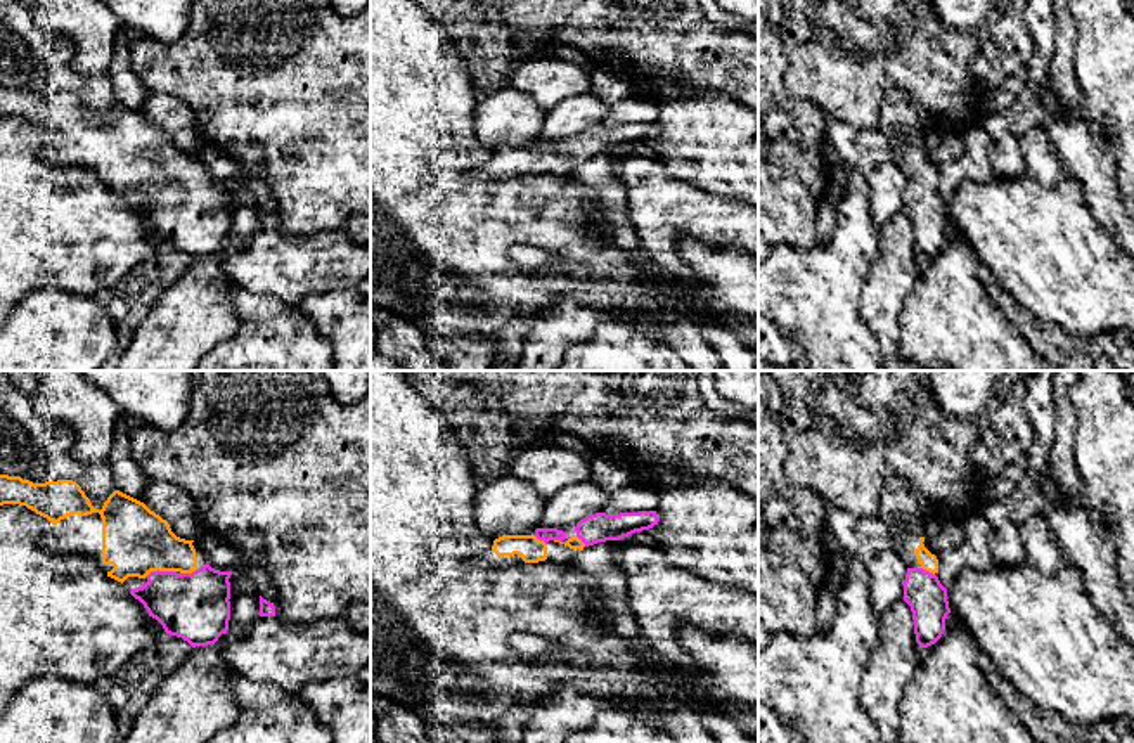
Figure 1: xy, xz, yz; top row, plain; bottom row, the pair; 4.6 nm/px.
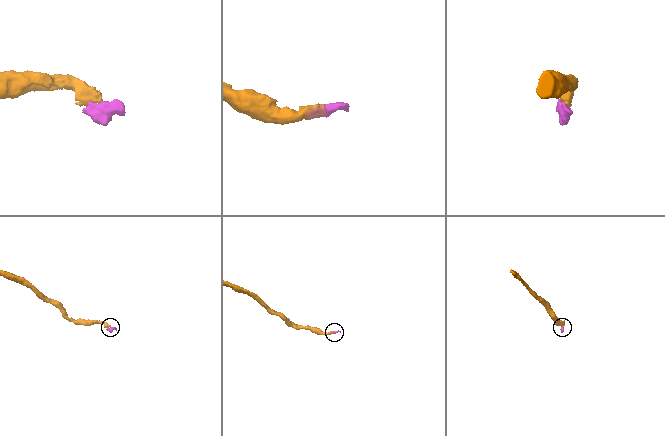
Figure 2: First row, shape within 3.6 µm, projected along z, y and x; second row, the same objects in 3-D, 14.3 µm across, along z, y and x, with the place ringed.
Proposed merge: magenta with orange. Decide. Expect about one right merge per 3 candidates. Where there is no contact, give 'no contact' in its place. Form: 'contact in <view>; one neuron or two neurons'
contact in xy; one neuron

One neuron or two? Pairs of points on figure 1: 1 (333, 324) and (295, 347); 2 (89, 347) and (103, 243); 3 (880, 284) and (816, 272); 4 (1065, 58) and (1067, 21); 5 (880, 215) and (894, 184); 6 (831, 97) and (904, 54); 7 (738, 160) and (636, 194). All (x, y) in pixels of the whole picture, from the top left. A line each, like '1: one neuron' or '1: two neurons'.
1: two neurons
2: two neurons
3: two neurons
4: one neuron
5: one neuron
6: one neuron
7: two neurons

